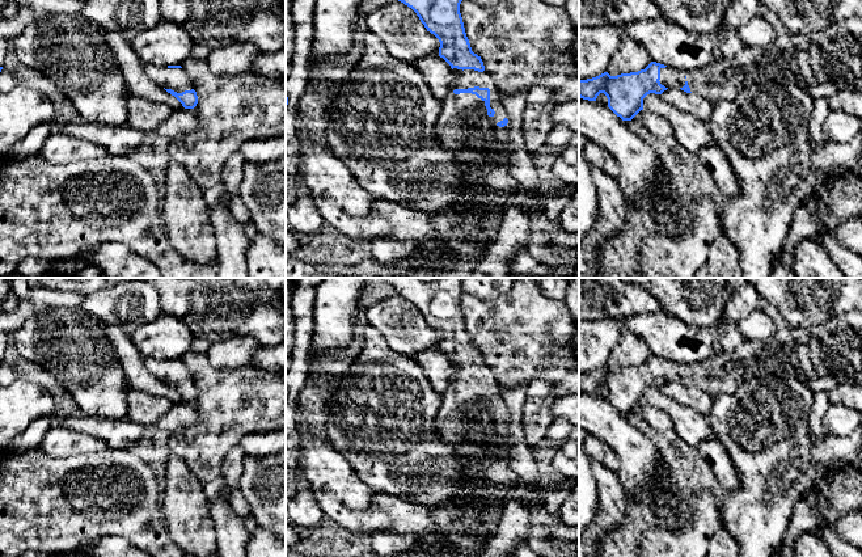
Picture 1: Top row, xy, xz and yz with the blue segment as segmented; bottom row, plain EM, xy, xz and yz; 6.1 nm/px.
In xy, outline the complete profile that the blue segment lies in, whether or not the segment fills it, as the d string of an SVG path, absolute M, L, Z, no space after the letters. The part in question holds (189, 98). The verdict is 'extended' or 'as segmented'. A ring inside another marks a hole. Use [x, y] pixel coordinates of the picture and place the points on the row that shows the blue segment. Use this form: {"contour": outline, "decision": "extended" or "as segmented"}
{"contour": "M144 63L143 67L147 76L174 96L185 109L197 106L198 96L194 90L194 83L181 66L157 67Z", "decision": "extended"}

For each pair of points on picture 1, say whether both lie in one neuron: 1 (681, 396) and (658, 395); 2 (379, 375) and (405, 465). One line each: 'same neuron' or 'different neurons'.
1: different neurons
2: same neuron

